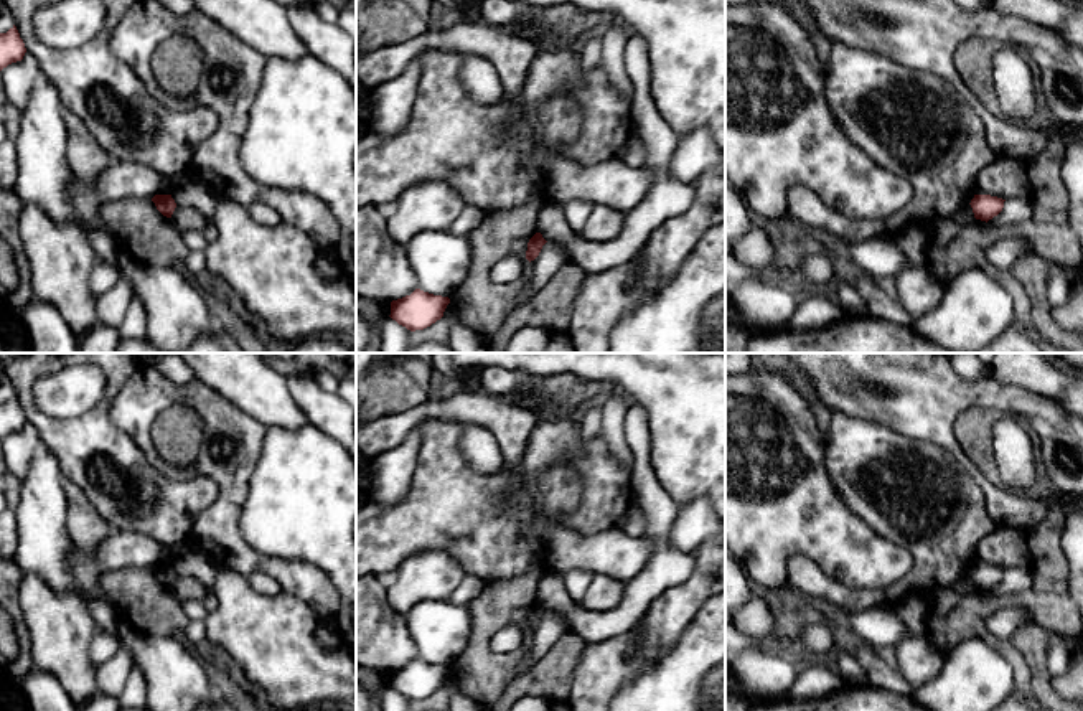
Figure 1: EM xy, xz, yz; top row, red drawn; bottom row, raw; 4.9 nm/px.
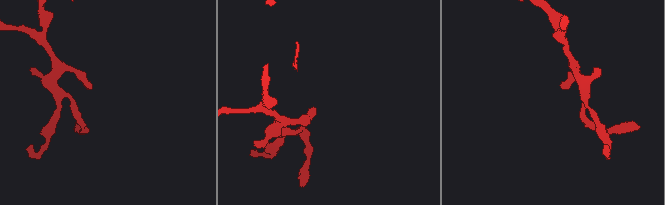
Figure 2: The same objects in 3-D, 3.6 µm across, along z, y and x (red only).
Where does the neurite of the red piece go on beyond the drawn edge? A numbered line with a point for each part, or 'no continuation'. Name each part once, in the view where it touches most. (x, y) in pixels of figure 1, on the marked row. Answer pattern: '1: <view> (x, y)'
no continuation

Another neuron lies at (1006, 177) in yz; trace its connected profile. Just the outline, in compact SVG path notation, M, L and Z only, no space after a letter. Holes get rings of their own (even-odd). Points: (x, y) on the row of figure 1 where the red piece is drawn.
M997 157L976 177L976 195L991 195L1002 200L1029 196L1030 180L1027 162Z

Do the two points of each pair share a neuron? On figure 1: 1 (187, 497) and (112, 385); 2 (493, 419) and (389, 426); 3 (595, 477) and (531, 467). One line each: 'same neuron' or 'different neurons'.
1: same neuron
2: same neuron
3: same neuron

